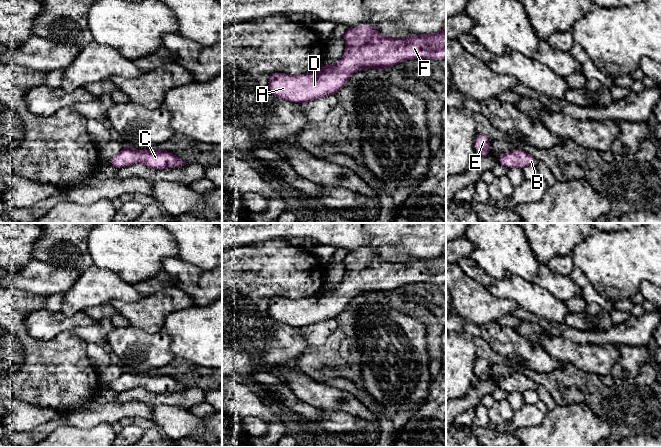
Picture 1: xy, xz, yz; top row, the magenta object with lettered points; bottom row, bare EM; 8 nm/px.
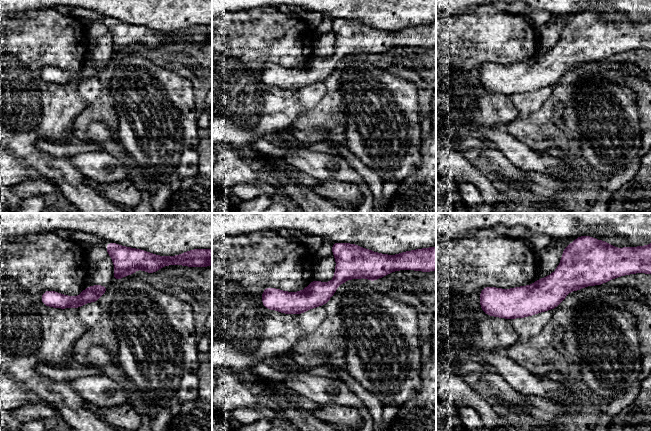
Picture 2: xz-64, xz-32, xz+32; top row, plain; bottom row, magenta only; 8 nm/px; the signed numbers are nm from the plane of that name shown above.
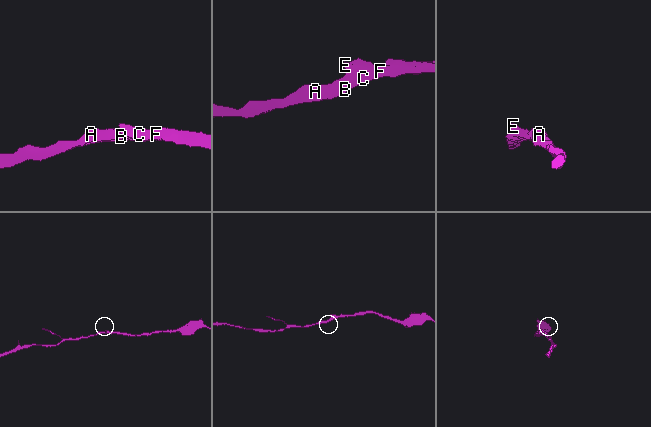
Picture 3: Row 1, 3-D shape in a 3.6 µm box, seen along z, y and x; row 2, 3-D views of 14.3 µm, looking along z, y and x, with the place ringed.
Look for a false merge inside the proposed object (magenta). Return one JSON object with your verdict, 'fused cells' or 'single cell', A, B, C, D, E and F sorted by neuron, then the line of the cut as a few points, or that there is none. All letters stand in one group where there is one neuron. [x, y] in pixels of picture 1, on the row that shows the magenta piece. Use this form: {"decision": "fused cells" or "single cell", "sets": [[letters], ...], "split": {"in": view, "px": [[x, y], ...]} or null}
{"decision": "single cell", "sets": [["A", "B", "C", "D", "E", "F"]], "split": null}

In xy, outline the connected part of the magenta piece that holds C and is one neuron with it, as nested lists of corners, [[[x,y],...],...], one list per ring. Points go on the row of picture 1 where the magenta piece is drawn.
[[[125,146],[108,163],[117,169],[134,164],[143,164],[149,168],[158,170],[176,168],[188,164],[171,152],[157,149],[153,151],[137,150],[131,146]]]

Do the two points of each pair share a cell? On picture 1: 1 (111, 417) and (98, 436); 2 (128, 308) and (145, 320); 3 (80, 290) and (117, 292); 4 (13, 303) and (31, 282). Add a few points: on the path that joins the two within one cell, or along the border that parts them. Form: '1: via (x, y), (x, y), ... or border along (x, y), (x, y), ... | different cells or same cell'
1: border along (113, 425), (99, 423), (83, 429) | different cells
2: via (132, 311), (141, 316) | same cell
3: via (89, 290), (108, 290) | same cell
4: border along (10, 287), (45, 297) | different cells

